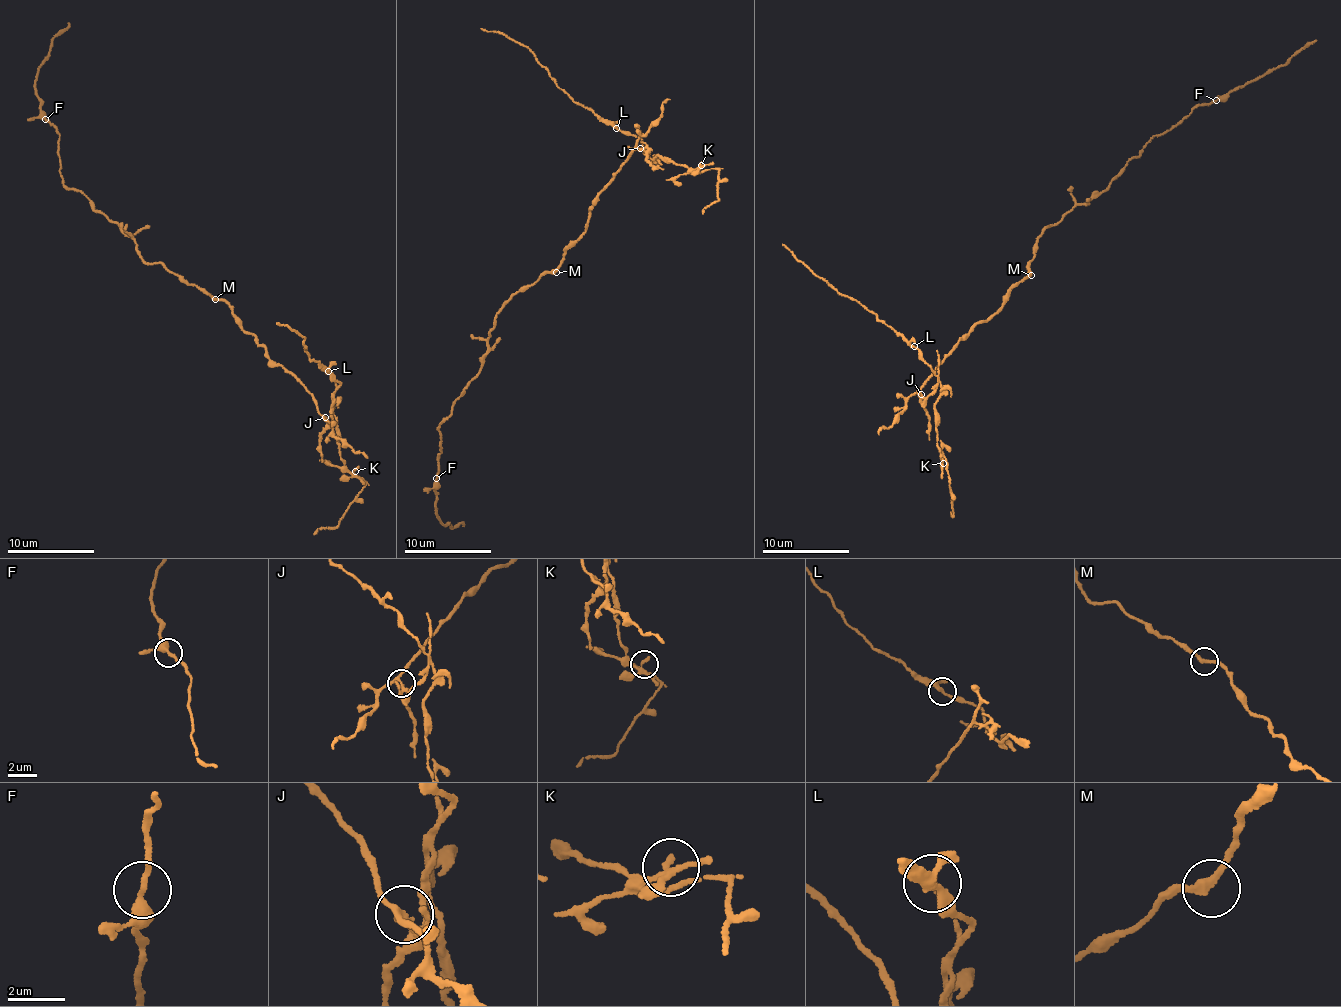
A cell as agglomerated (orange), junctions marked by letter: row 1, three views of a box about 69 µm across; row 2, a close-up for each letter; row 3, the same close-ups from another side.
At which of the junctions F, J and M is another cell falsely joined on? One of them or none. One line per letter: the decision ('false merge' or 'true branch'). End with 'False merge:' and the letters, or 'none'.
F: true branch
J: false merge
M: true branch
False merge: J

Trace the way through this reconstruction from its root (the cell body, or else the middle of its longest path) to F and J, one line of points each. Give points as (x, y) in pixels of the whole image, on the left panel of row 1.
F: (214, 298), (160, 263), (142, 259), (118, 224), (65, 185), (56, 152), (59, 138), (45, 119)
J: (214, 298), (229, 305), (236, 323), (256, 337), (268, 357), (304, 384), (317, 410), (325, 417)

